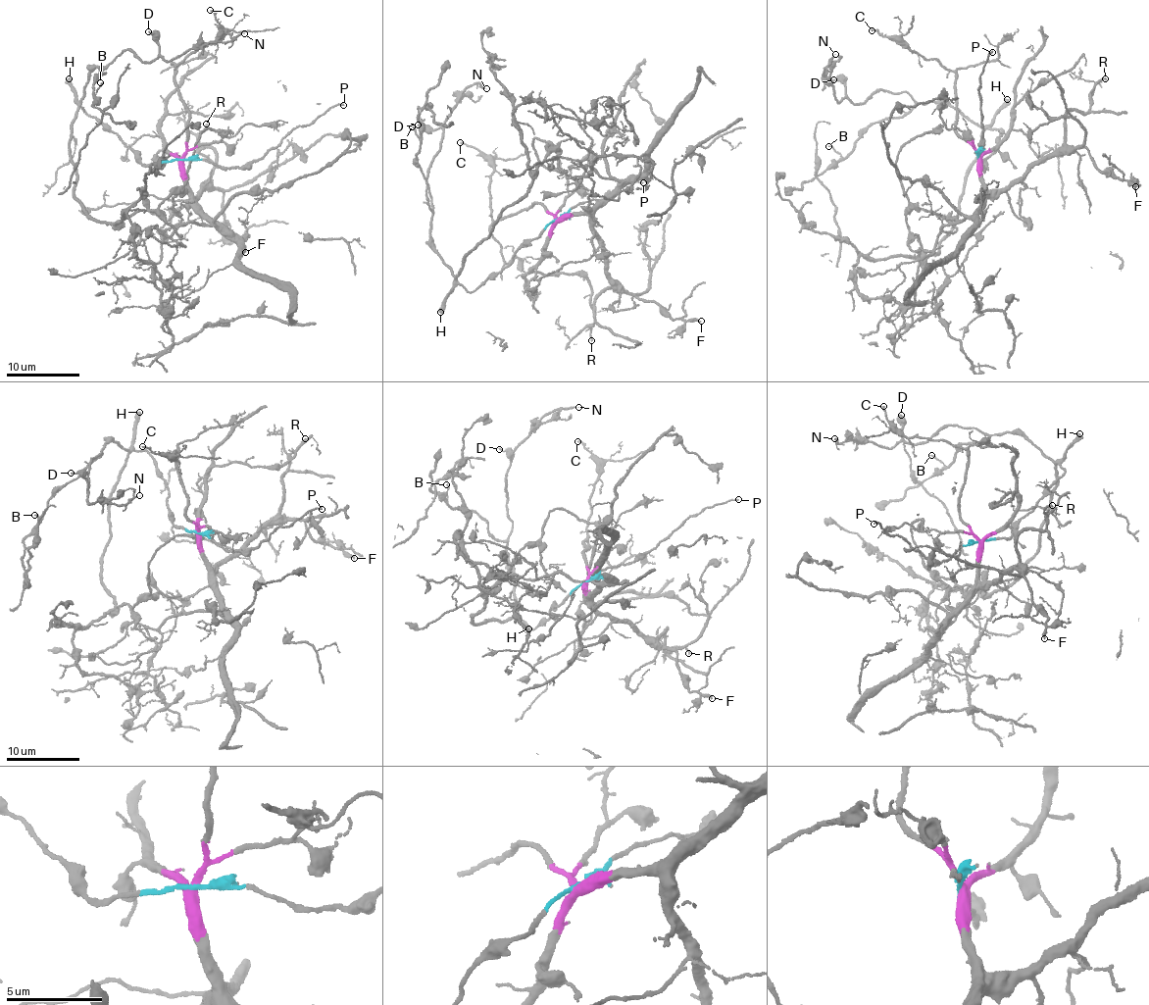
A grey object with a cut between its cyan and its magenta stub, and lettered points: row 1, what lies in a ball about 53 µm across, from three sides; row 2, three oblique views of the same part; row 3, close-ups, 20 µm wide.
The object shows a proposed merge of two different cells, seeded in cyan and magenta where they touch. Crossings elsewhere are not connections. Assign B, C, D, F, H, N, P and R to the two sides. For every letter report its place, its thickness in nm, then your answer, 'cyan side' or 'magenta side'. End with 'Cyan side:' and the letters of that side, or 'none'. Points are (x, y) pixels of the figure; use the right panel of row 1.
B: at (828, 146); 150 nm thick; cyan side
C: at (872, 30); 180 nm thick; magenta side
D: at (833, 79); 130 nm thick; cyan side
F: at (1135, 186); 280 nm thick; magenta side
H: at (1007, 99); 500 nm thick; cyan side
N: at (835, 54); 140 nm thick; cyan side
P: at (992, 52); 170 nm thick; cyan side
R: at (1105, 78); 180 nm thick; magenta side
Cyan side: B, D, H, N, P

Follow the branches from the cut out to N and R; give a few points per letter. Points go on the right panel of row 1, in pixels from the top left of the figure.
N: (977, 157), (983, 170), (1003, 130), (946, 104), (880, 89), (862, 103), (838, 101), (824, 71), (835, 54)
R: (977, 157), (982, 184), (1000, 190), (1061, 146), (1066, 114), (1090, 108), (1095, 84), (1106, 77)

